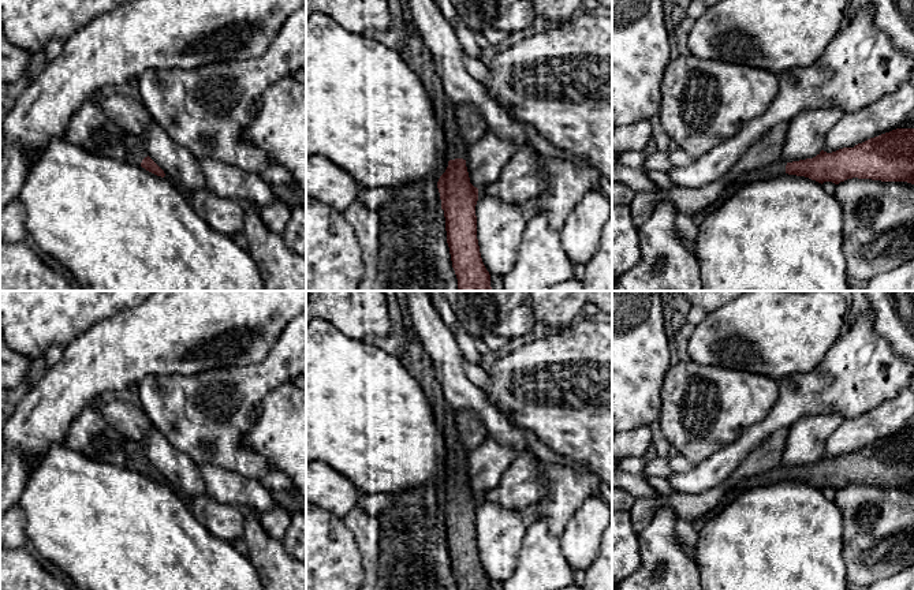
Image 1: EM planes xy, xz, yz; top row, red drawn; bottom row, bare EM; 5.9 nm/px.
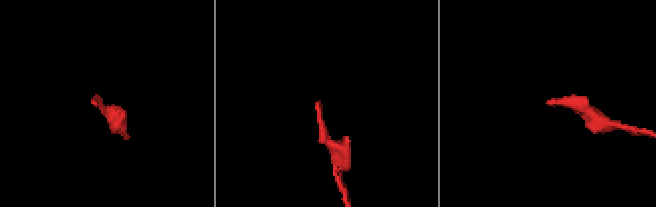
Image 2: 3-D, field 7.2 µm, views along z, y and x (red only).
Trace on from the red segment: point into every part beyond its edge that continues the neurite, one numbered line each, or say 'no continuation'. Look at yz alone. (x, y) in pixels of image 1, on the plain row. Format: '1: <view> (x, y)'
1: yz (778, 474)

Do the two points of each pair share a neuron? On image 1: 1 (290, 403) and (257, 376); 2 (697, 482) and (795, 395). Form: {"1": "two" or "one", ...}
{"1": "two", "2": "one"}

